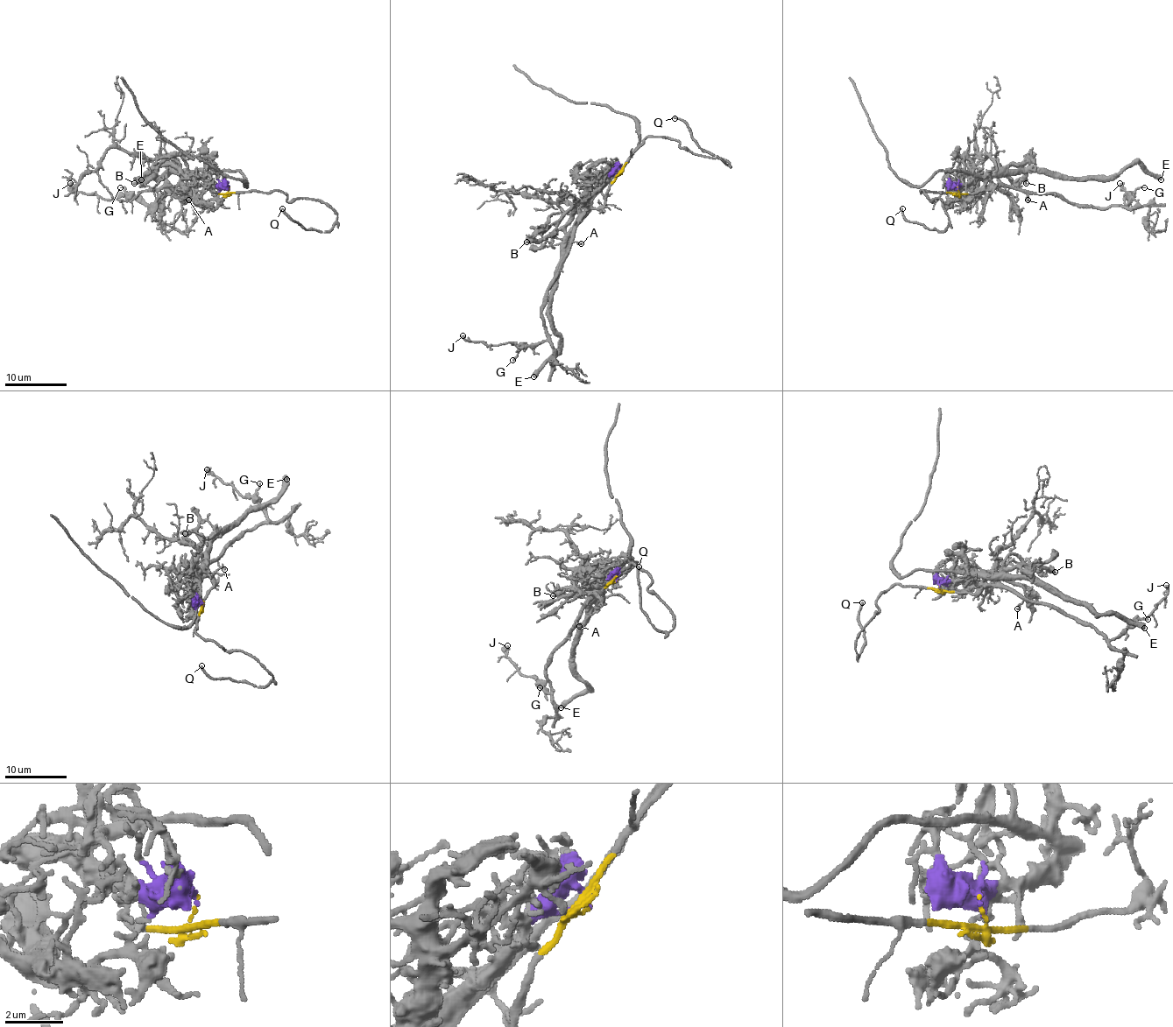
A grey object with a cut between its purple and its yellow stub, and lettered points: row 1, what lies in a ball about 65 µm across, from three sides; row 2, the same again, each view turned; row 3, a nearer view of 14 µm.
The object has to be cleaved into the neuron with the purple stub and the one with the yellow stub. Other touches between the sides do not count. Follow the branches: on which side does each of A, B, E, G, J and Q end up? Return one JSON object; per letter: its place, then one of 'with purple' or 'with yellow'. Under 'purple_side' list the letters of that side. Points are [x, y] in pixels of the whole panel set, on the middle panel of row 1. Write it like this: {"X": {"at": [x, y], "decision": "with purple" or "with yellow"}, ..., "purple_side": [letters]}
{"A": {"at": [581, 243], "decision": "with yellow"}, "B": {"at": [526, 242], "decision": "with purple"}, "E": {"at": [533, 376], "decision": "with purple"}, "G": {"at": [512, 360], "decision": "with yellow"}, "J": {"at": [462, 335], "decision": "with yellow"}, "Q": {"at": [674, 118], "decision": "with yellow"}, "purple_side": ["B", "E"]}

